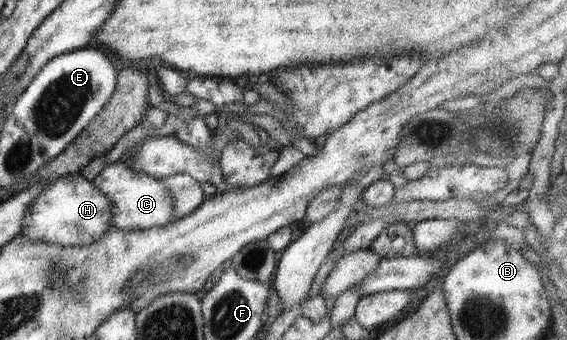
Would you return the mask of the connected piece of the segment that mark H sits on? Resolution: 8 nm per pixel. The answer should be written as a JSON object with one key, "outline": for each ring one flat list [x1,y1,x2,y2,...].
{"outline":[[70,173,59,177,59,180,55,180,51,186,41,190,37,198,33,198,33,202,21,219,21,230,18,230,17,235,47,244,87,246,112,228,111,217,113,217,111,201,88,178,81,174]]}

